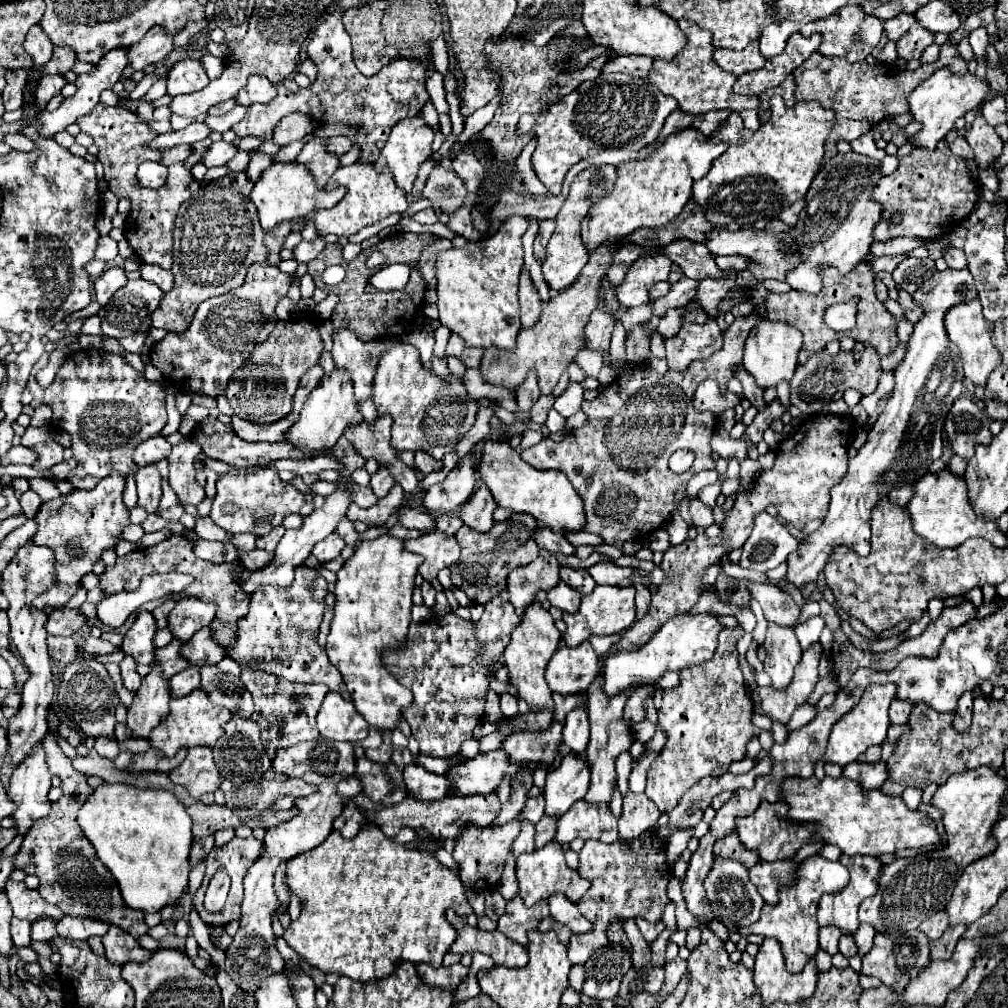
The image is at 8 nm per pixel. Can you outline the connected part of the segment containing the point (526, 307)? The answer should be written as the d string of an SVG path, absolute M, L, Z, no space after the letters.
M526 267L520 273L518 297L520 297L520 321L522 321L522 327L532 327L538 321L542 307L540 307L538 291L536 291L536 287L532 283L532 277L530 277L530 271Z

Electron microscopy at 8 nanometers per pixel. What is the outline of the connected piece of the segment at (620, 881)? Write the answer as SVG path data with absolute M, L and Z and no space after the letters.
M656 827L644 831L634 839L618 839L614 843L586 841L580 851L578 873L592 883L592 887L578 901L578 909L588 921L594 923L594 929L570 937L568 959L572 963L586 963L598 947L608 945L606 931L610 923L622 923L632 917L642 917L650 923L658 923L662 921L662 913L670 903L670 897L666 895L668 881L672 877L672 871L668 867L668 849L666 841L658 837Z

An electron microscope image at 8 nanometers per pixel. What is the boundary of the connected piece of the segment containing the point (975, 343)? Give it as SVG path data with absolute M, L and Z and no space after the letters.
M978 299L968 301L968 303L960 303L956 307L952 307L946 313L946 333L950 337L952 343L956 343L956 347L960 349L960 357L964 363L964 375L968 379L972 379L974 385L978 387L986 387L988 375L1000 365L1000 351L994 347L992 343L992 329L994 323L990 323L984 315L982 315L982 305L978 303Z

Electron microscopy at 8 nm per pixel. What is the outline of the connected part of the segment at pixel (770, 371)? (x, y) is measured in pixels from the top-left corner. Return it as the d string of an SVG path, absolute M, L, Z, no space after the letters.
M768 317L760 319L746 339L744 347L744 367L756 379L762 389L778 385L782 379L792 379L798 365L798 351L802 347L802 333L786 321L770 321Z

